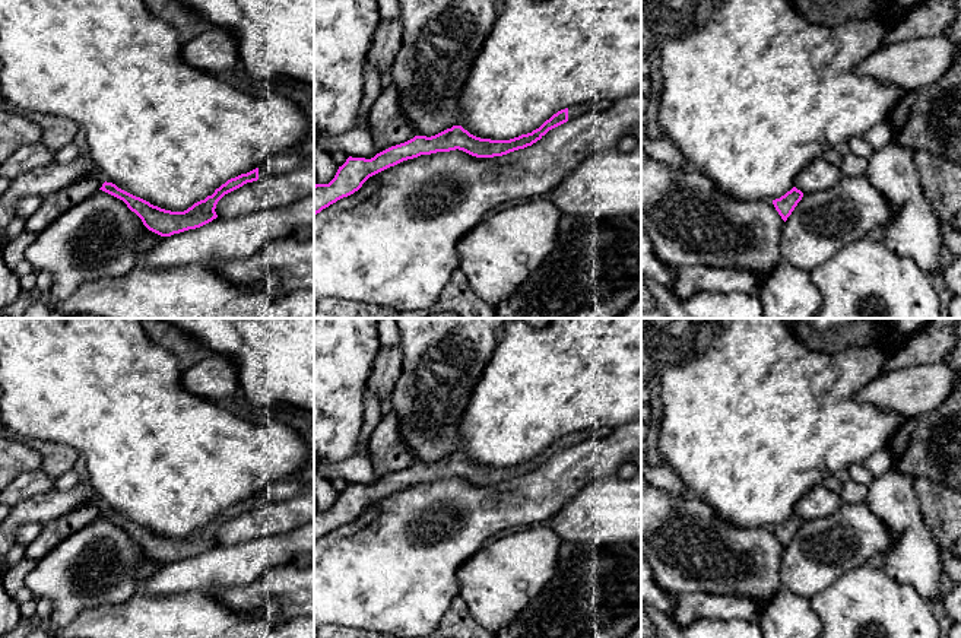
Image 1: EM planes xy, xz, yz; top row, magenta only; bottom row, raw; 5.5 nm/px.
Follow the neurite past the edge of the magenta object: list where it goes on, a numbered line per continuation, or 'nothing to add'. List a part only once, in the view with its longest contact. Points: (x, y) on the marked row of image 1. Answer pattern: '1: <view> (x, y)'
1: xz (576, 111)

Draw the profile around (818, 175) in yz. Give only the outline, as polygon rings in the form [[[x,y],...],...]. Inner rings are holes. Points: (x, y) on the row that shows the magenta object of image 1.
[[[822,156],[805,166],[795,180],[795,187],[803,194],[822,191],[834,187],[843,174],[837,165],[827,162]]]

